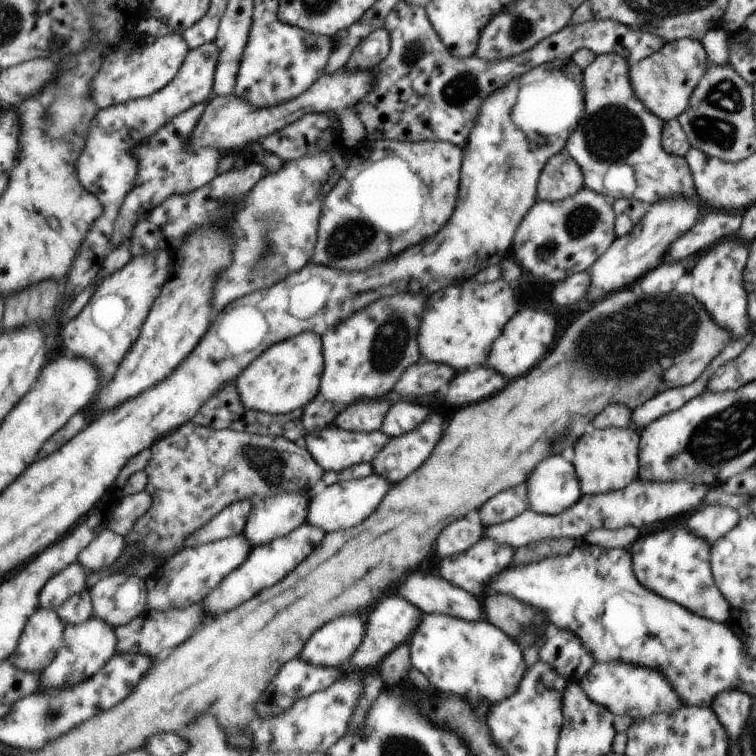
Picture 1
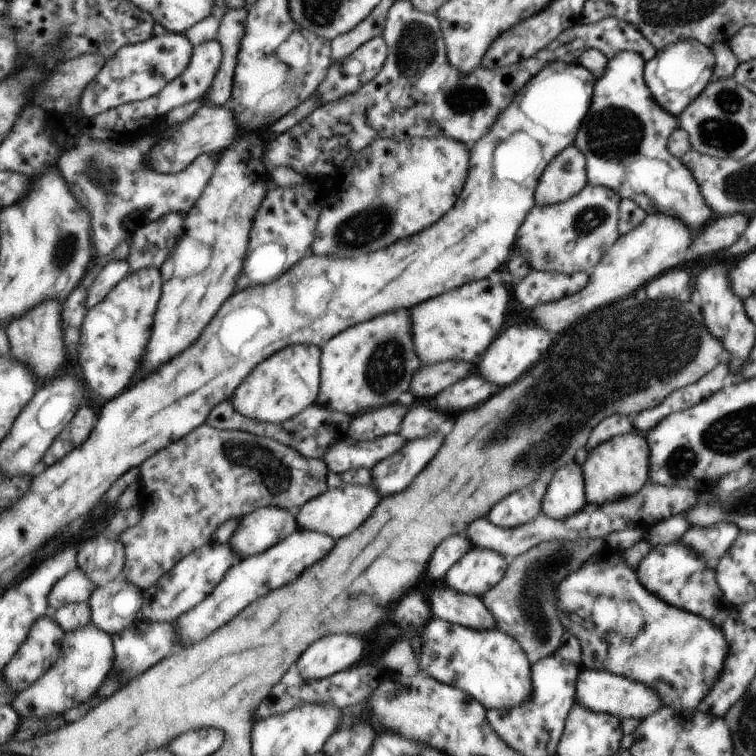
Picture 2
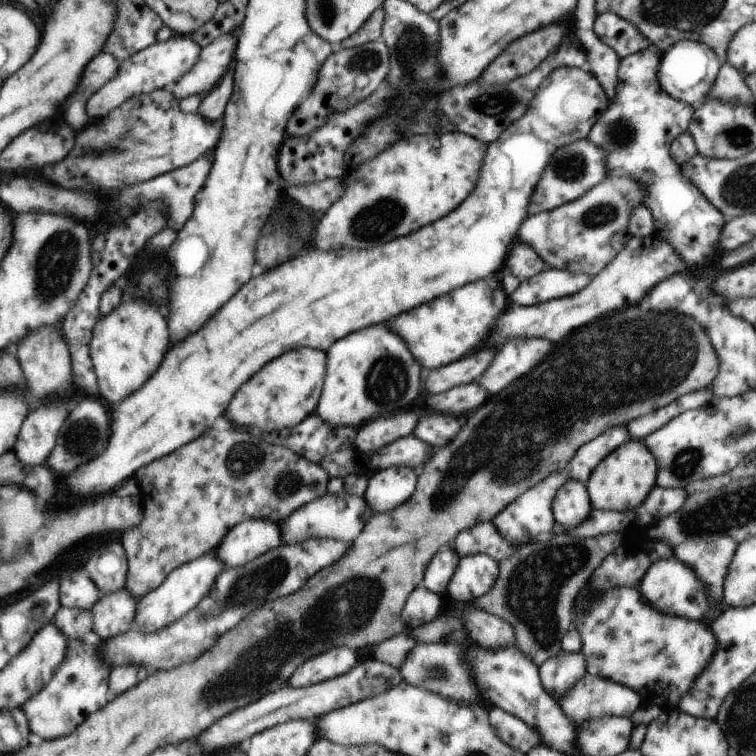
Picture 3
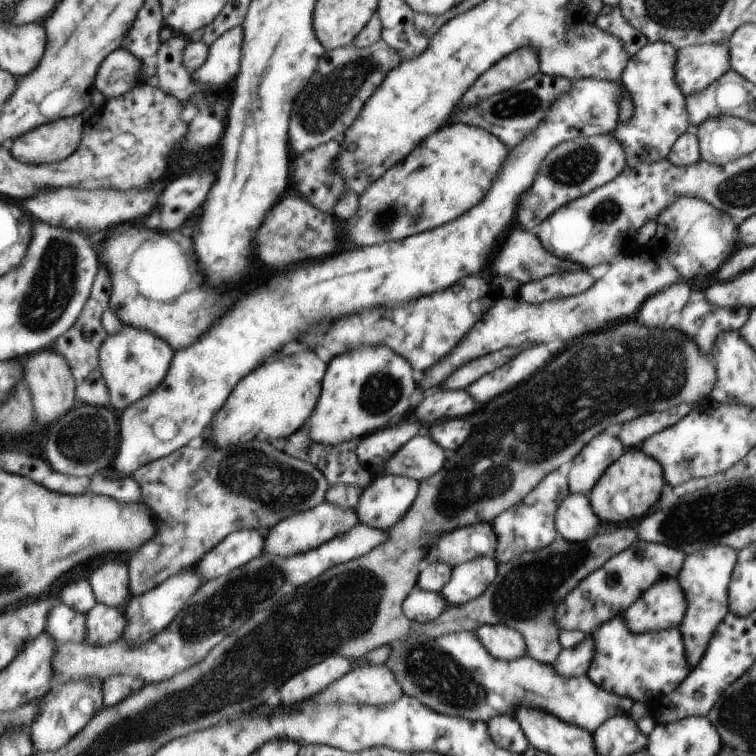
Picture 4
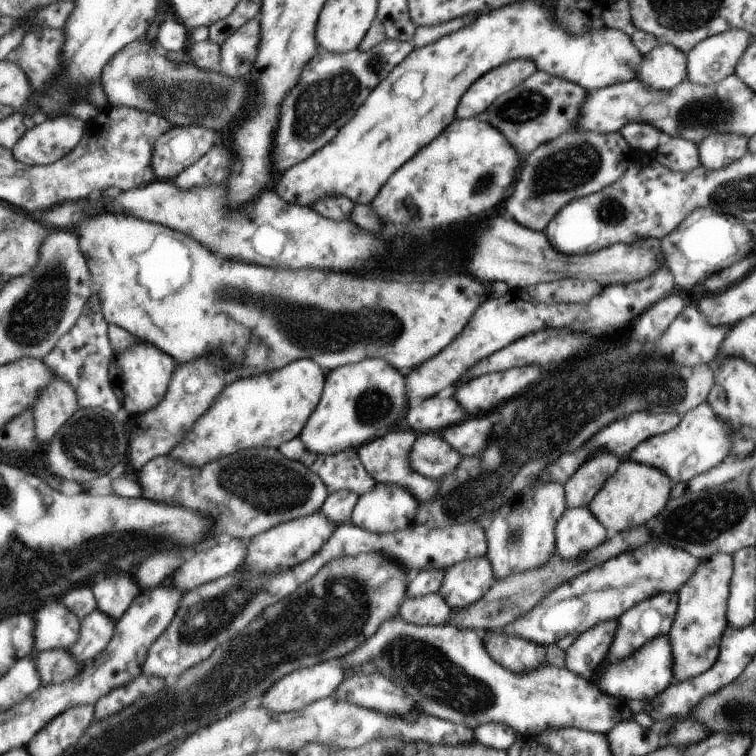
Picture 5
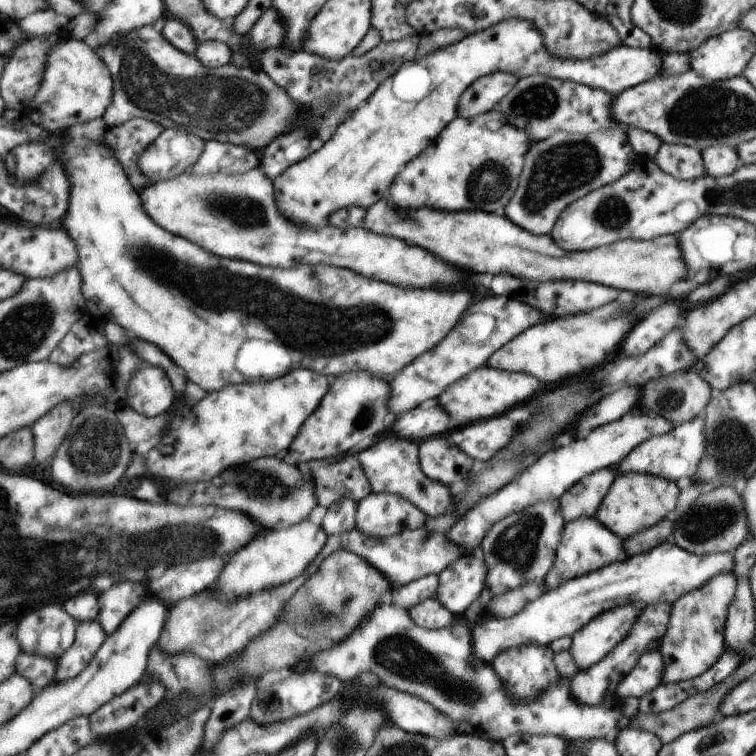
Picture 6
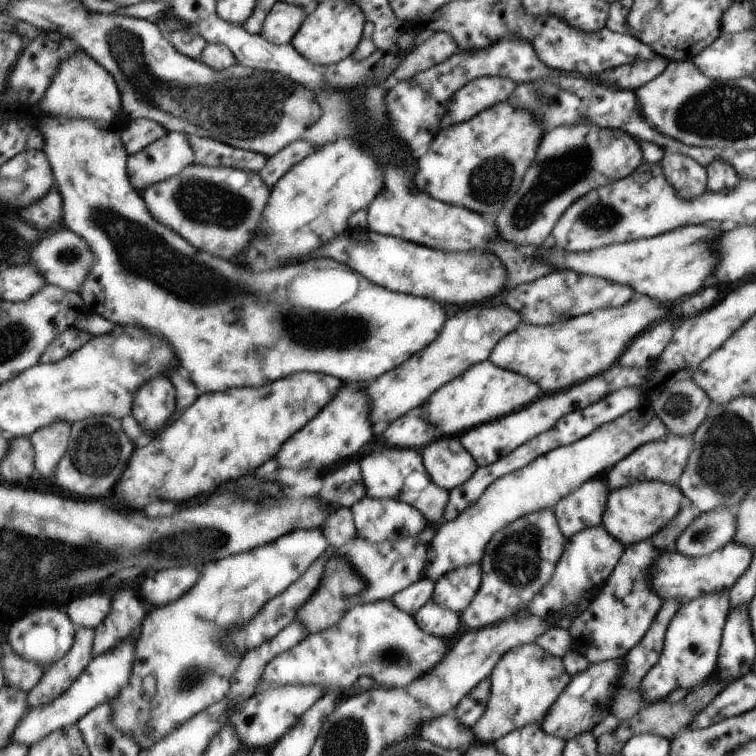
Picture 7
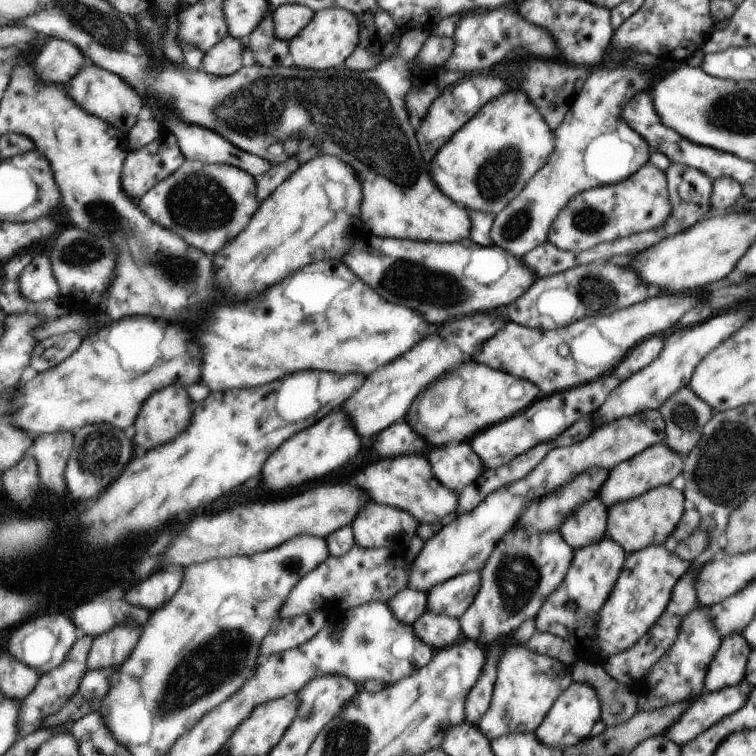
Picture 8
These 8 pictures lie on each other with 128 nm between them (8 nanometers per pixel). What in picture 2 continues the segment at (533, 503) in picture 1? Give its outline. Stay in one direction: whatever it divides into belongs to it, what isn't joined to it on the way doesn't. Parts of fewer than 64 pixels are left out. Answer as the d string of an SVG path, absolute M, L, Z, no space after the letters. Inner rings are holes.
M576 462L562 466L548 476L548 490L542 500L542 512L562 520L579 512L587 504L583 471Z

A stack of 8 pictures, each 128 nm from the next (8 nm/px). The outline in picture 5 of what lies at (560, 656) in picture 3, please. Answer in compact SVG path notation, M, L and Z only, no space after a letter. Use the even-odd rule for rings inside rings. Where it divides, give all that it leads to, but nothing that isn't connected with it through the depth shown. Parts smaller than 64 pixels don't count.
M605 622L576 636L573 644L564 651L564 668L582 678L592 680L593 672L611 648L617 622Z

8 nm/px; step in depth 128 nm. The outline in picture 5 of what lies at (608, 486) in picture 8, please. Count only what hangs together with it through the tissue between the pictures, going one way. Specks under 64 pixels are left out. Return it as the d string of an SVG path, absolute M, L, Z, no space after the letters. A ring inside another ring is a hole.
M707 401L679 418L679 424L672 430L647 438L628 454L631 461L655 467L667 474L673 485L687 482L691 478L716 467L720 462L729 458L733 448L733 428L713 413L712 407Z

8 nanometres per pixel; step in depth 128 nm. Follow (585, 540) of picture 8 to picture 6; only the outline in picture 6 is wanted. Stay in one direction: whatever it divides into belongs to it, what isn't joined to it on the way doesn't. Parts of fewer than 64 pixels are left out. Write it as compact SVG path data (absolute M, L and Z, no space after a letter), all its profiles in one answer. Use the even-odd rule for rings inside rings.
M607 467L588 474L576 482L563 496L557 499L563 512L564 522L573 522L577 518L593 518L600 508L601 501L616 478L614 469Z

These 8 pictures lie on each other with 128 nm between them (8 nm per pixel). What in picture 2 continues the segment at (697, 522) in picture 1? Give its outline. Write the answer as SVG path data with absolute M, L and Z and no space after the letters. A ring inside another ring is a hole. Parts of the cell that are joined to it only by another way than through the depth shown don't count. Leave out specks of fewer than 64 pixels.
M715 521L715 524L709 524L705 528L688 528L679 542L696 550L708 563L708 567L715 571L715 566L720 564L721 558L732 548L733 540L738 534L739 531L732 522Z

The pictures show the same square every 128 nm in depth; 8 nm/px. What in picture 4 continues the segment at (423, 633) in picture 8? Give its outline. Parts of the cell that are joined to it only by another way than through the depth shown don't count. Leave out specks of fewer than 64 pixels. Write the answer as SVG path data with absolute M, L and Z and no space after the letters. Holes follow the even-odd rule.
M413 589L404 601L404 614L410 621L425 624L433 620L447 608L447 602L440 594L421 589Z

